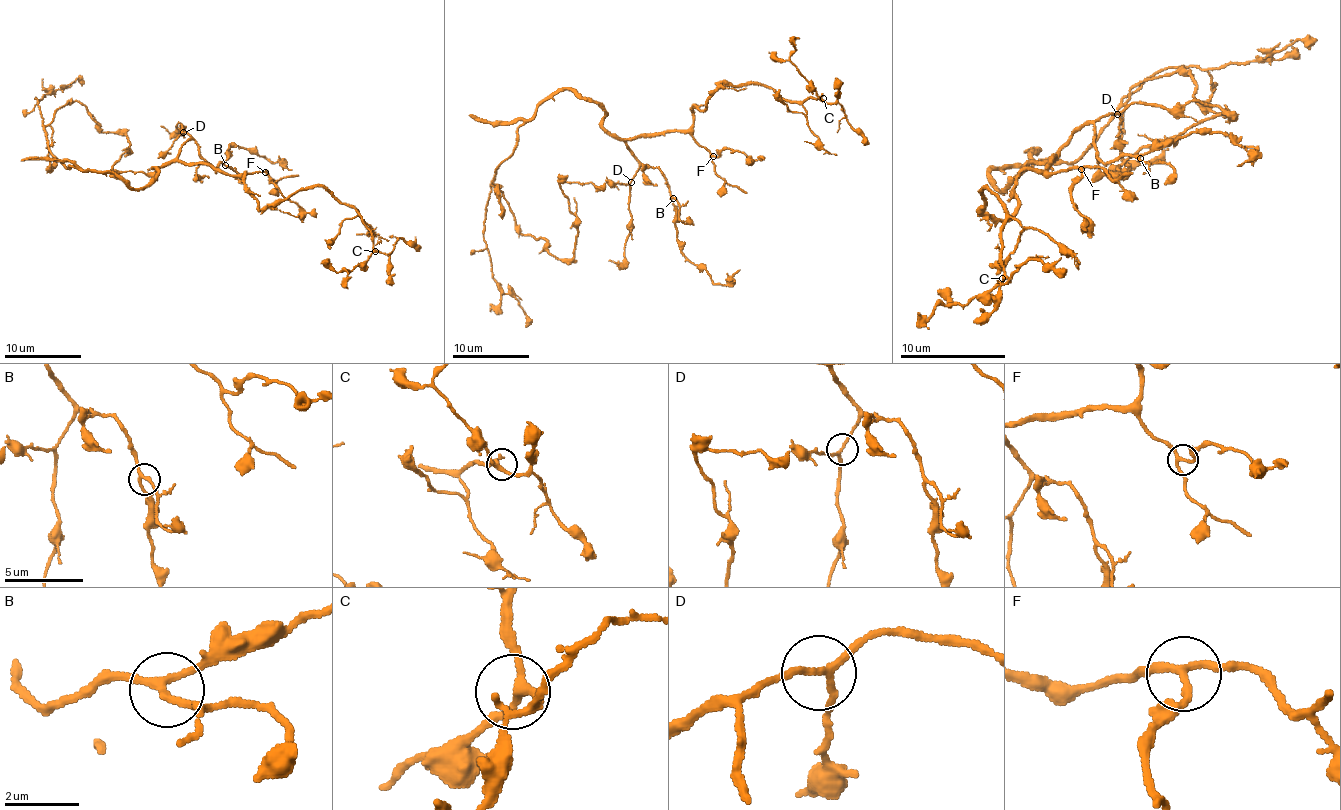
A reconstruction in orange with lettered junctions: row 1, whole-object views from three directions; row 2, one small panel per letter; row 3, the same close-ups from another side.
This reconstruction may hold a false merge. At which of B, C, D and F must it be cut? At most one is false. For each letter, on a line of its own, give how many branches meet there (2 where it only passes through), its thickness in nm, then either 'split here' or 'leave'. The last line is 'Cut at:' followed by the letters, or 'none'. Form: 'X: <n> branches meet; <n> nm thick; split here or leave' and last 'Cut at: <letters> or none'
B: 3 branches meet; 190 nm thick; leave
C: 3 branches meet; 200 nm thick; leave
D: 3 branches meet; 170 nm thick; leave
F: 3 branches meet; 190 nm thick; leave
Cut at: none

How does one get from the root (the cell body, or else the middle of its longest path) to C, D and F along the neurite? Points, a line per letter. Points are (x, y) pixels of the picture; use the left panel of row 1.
C: (140, 188), (171, 161), (244, 172), (259, 209), (323, 186), (356, 211), (375, 251)
D: (140, 188), (156, 176), (158, 172), (154, 169), (167, 165), (179, 153), (190, 138), (183, 132)
F: (140, 188), (156, 176), (158, 172), (154, 169), (171, 161), (208, 163), (229, 174), (265, 172)

